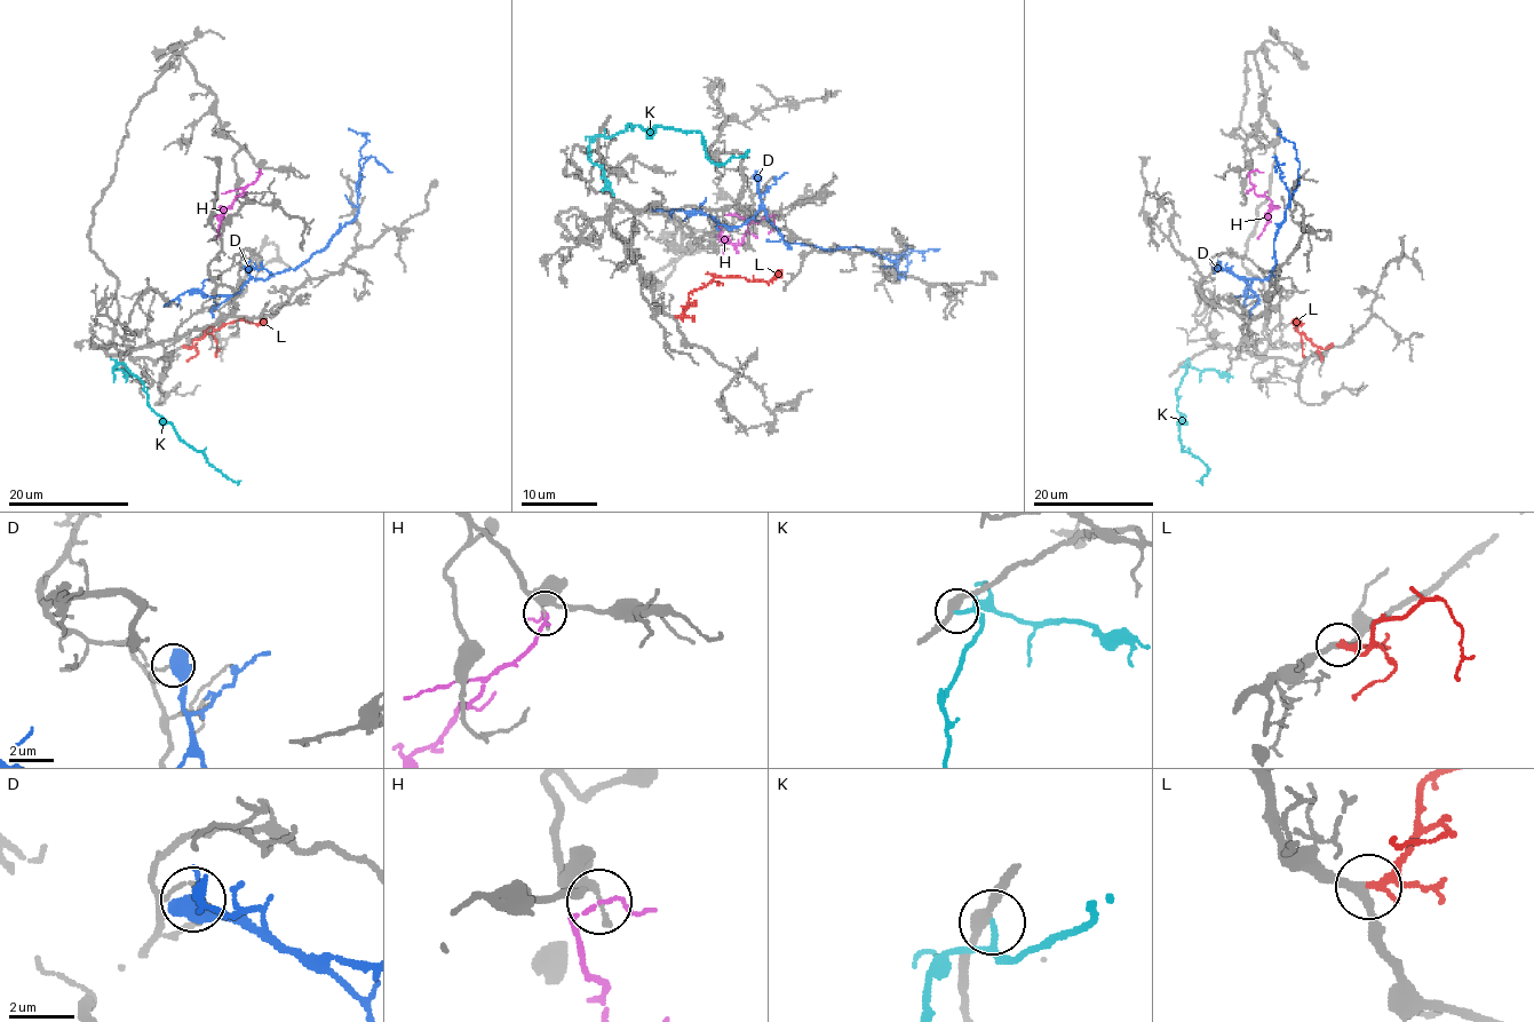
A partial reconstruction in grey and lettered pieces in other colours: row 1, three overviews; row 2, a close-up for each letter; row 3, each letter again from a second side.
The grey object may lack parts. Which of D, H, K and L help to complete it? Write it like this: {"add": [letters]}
{"add": ["L"]}

